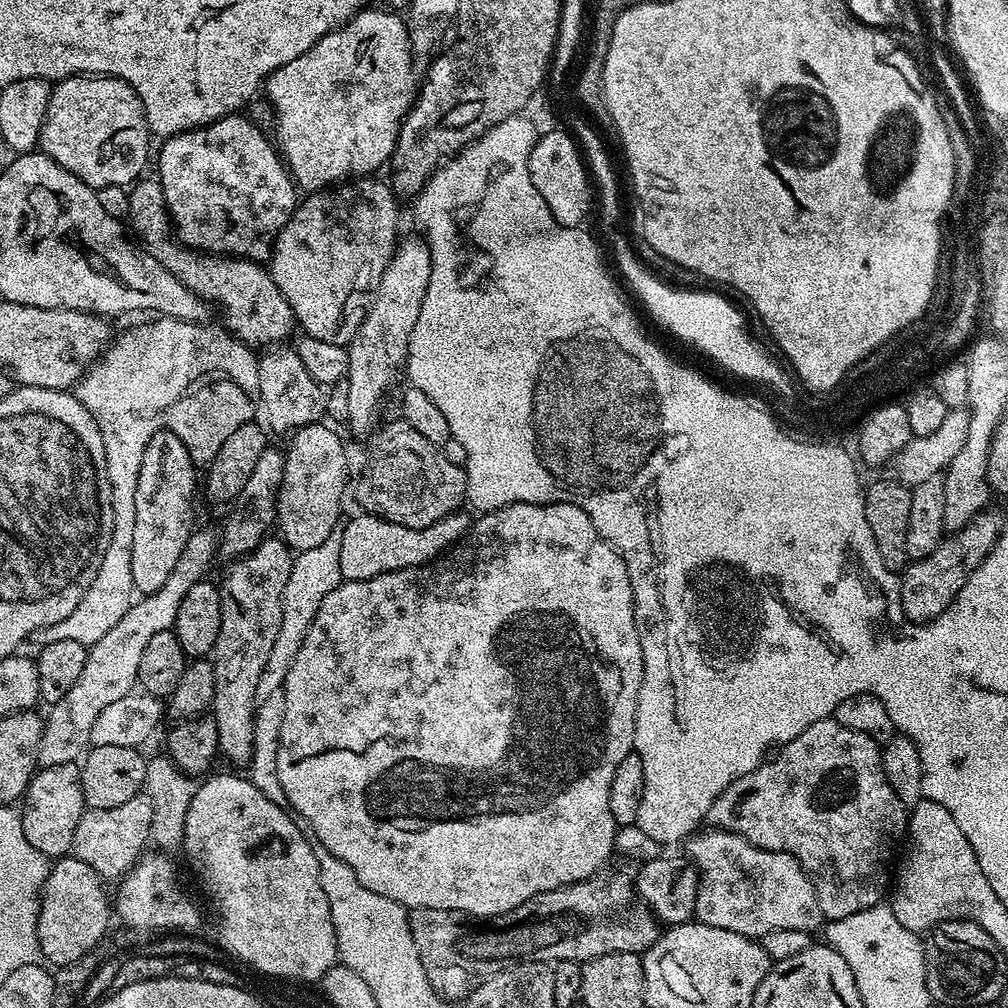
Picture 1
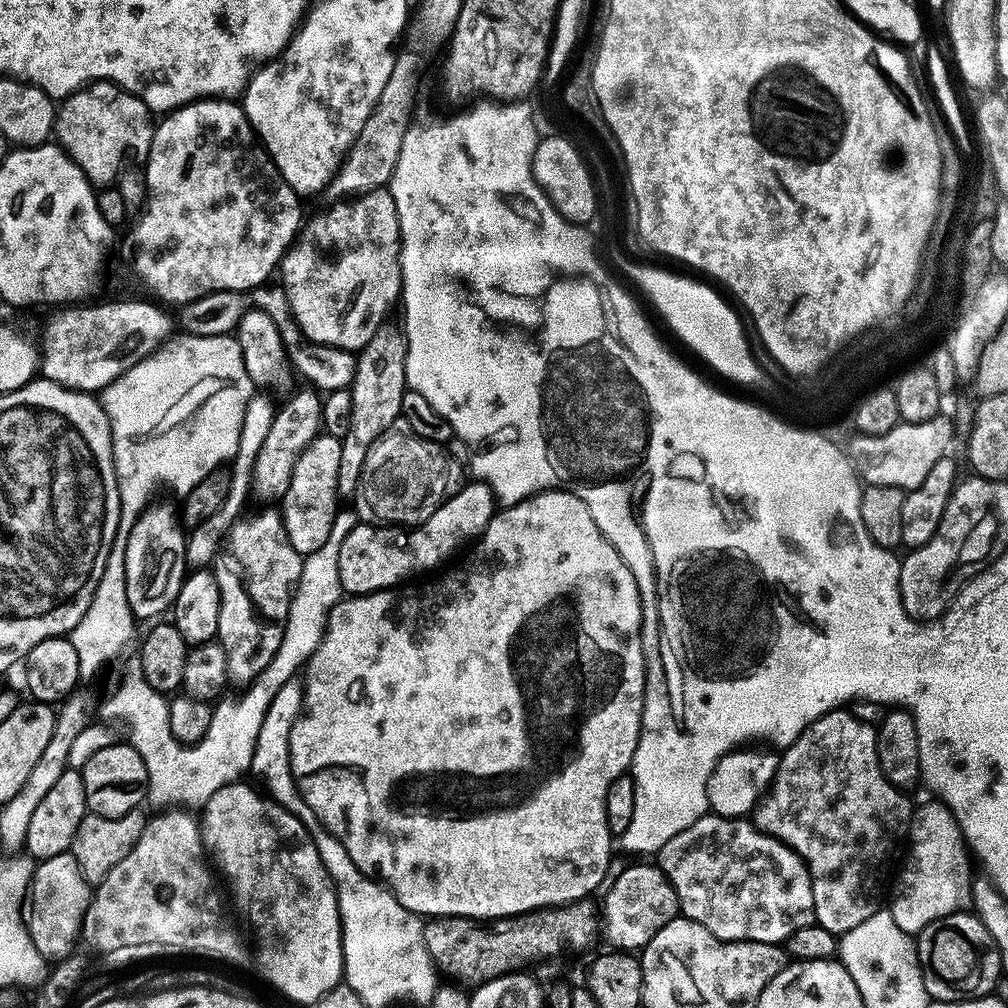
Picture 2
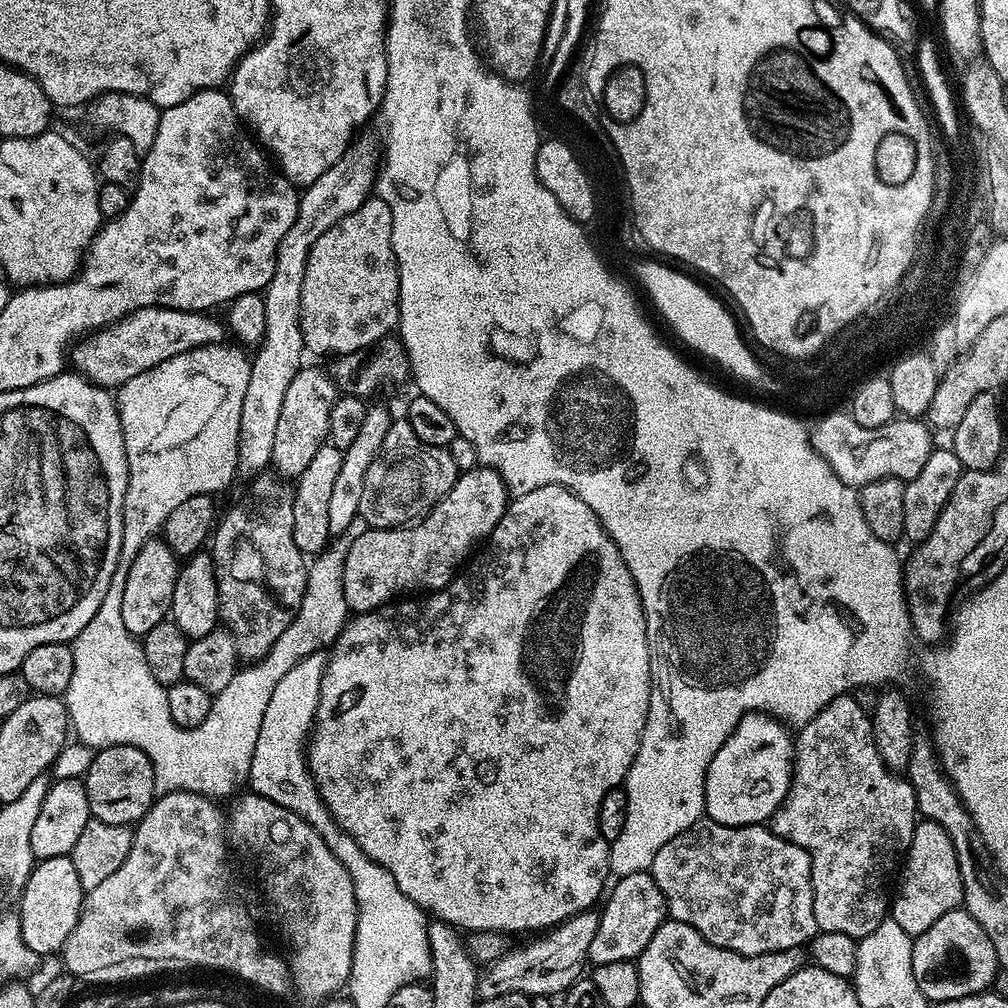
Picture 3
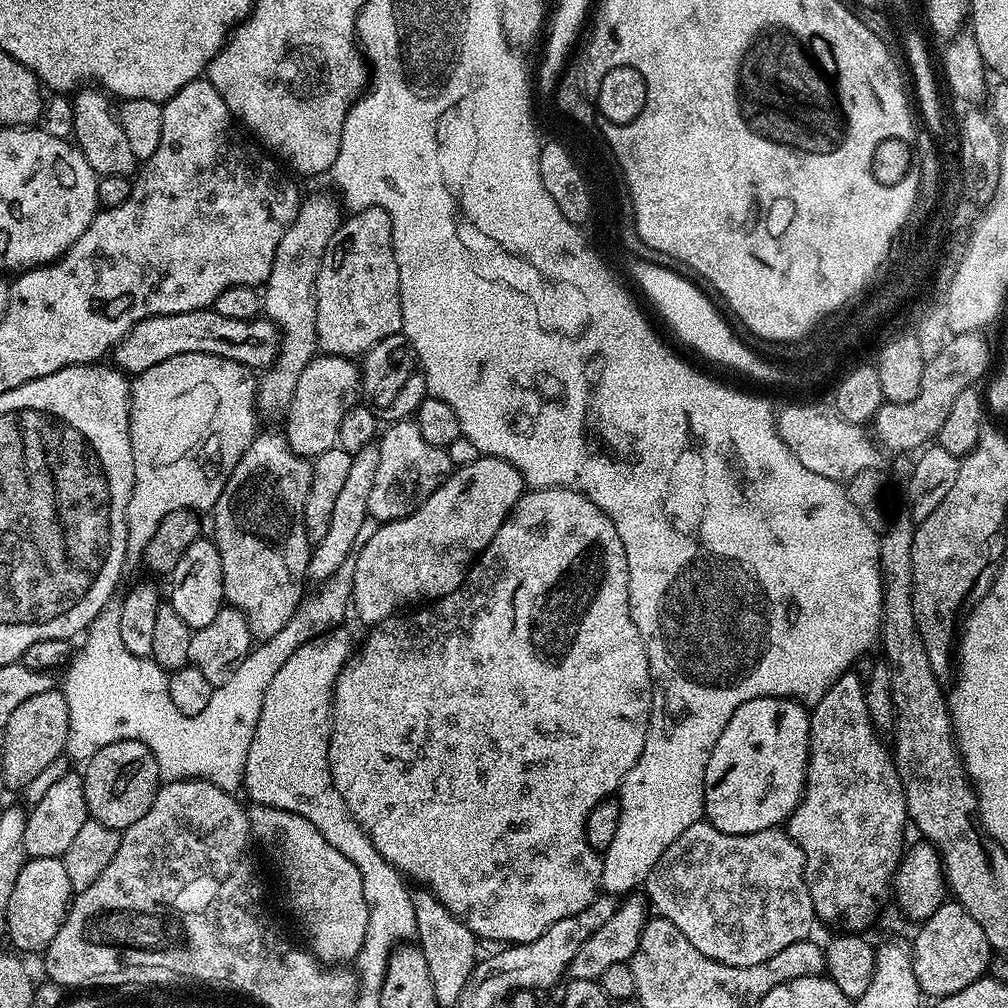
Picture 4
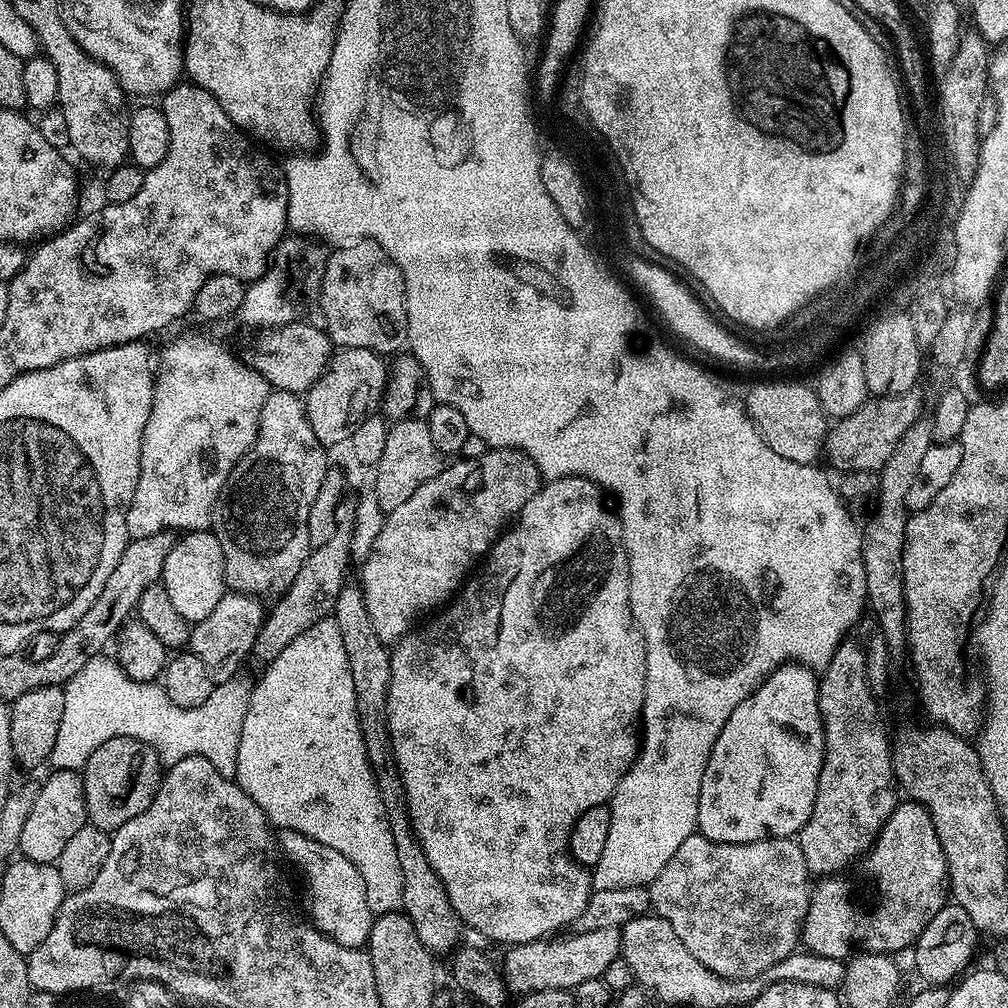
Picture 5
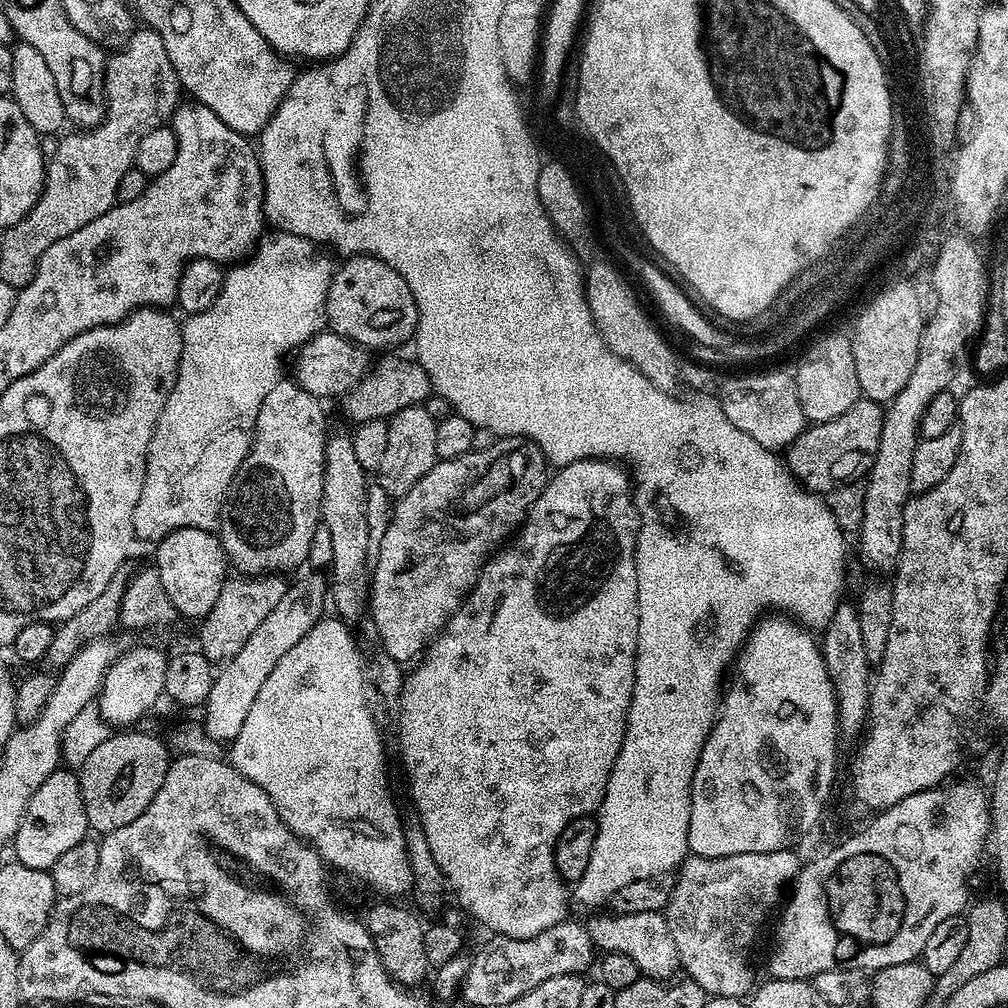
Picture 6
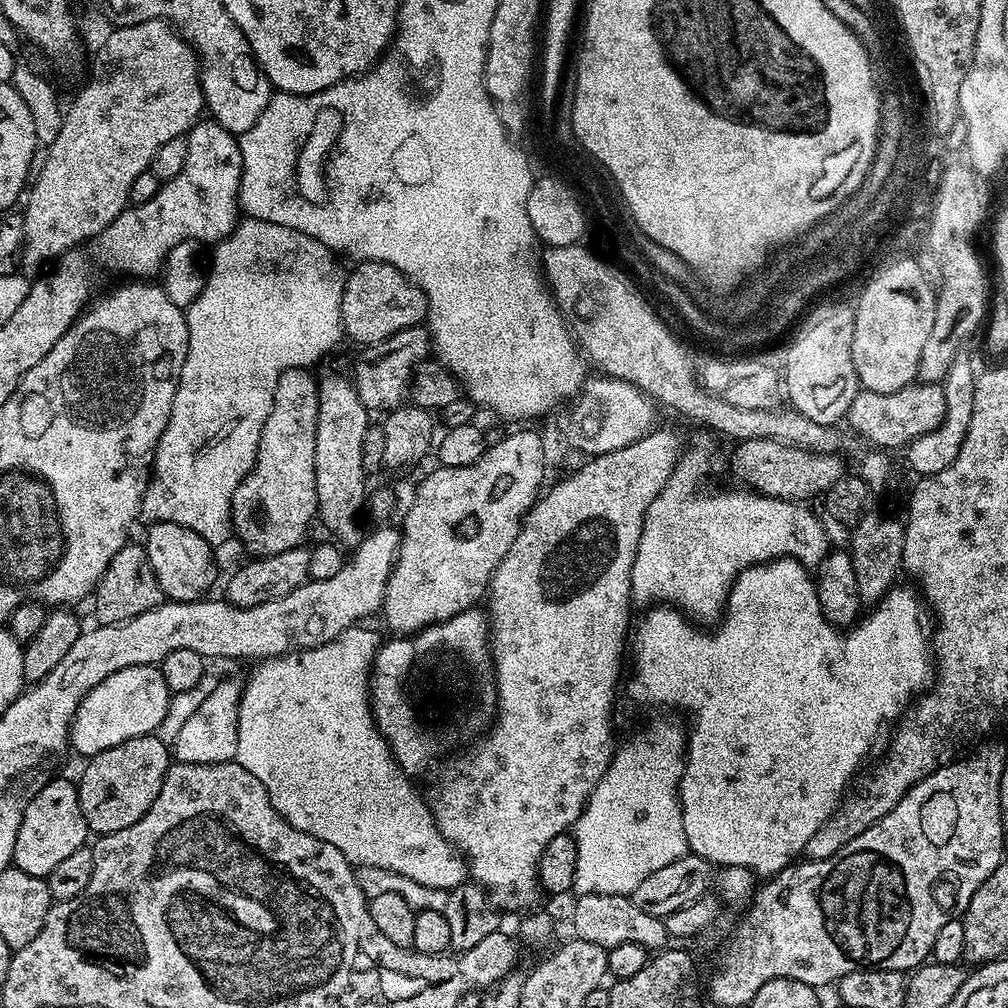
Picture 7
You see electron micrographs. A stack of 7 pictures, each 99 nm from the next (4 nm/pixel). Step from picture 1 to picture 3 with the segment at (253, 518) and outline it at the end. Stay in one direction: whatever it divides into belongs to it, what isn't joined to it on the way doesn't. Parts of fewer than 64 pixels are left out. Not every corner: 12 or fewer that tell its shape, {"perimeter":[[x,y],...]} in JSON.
{"perimeter":[[300,367],[282,401],[271,467],[306,470],[328,439],[336,381]]}

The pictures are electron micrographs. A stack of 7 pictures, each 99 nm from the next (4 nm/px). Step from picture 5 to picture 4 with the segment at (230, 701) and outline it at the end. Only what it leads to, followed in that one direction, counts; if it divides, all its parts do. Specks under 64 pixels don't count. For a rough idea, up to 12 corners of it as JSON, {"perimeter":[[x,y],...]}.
{"perimeter":[[341,564],[187,716],[119,603],[63,673],[67,755],[137,740],[161,781],[243,785],[282,662],[349,615]]}

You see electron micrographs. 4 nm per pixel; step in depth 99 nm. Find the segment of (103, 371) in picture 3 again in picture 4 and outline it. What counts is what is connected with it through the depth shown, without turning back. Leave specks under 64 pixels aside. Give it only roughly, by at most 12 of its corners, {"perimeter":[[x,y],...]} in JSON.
{"perimeter":[[212,308],[151,316],[110,352],[125,374],[178,354],[264,370],[280,351],[267,318]]}

